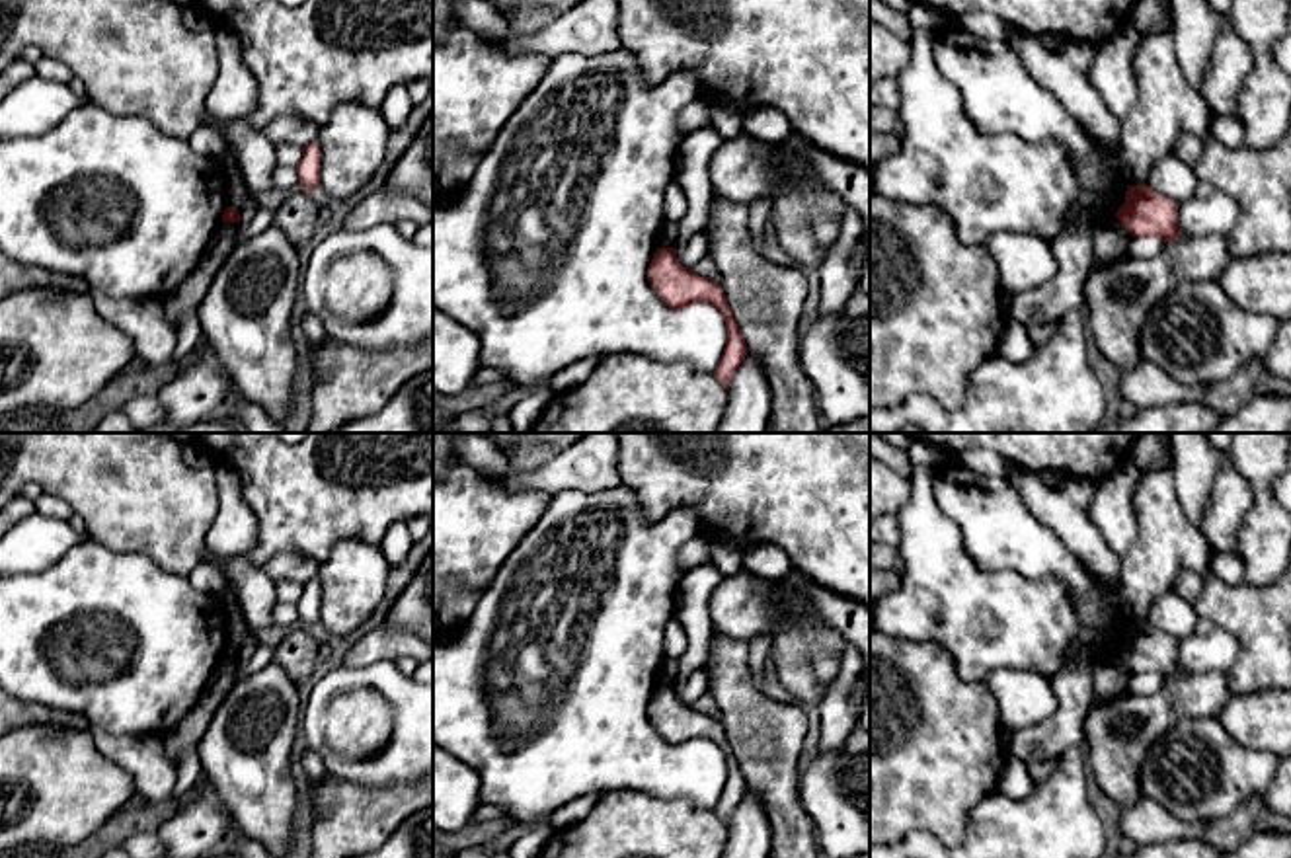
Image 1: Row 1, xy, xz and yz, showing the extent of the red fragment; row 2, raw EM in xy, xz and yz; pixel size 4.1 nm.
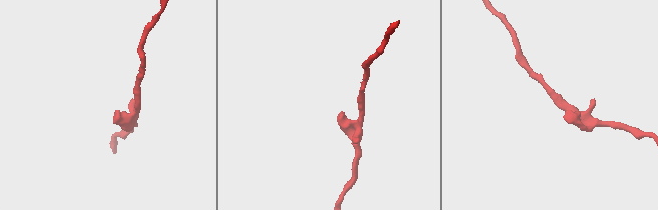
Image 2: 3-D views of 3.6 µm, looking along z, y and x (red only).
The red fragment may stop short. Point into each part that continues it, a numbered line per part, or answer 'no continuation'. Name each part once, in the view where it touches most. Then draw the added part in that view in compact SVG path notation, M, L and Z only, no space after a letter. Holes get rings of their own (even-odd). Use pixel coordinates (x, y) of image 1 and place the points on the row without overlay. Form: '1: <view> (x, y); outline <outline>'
no continuation

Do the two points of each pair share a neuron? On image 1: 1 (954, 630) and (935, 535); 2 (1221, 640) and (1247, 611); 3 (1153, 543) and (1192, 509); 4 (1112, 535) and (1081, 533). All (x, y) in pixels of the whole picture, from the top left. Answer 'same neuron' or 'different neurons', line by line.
1: same neuron
2: different neurons
3: different neurons
4: different neurons

